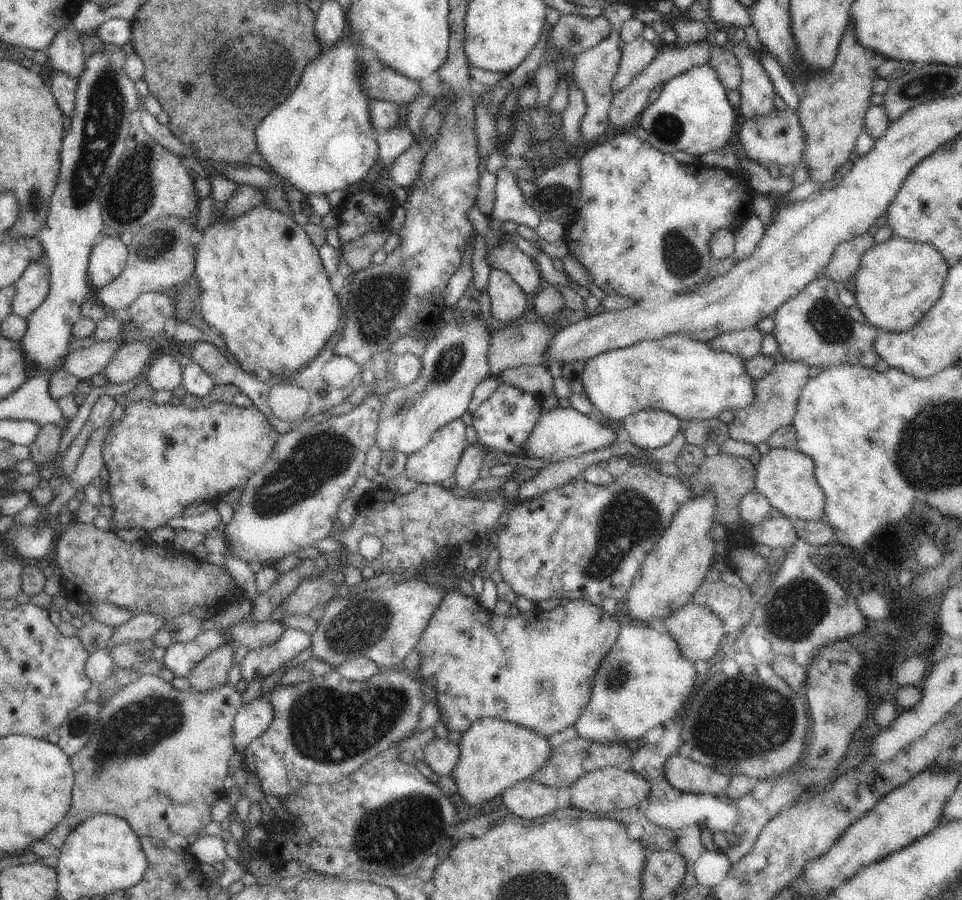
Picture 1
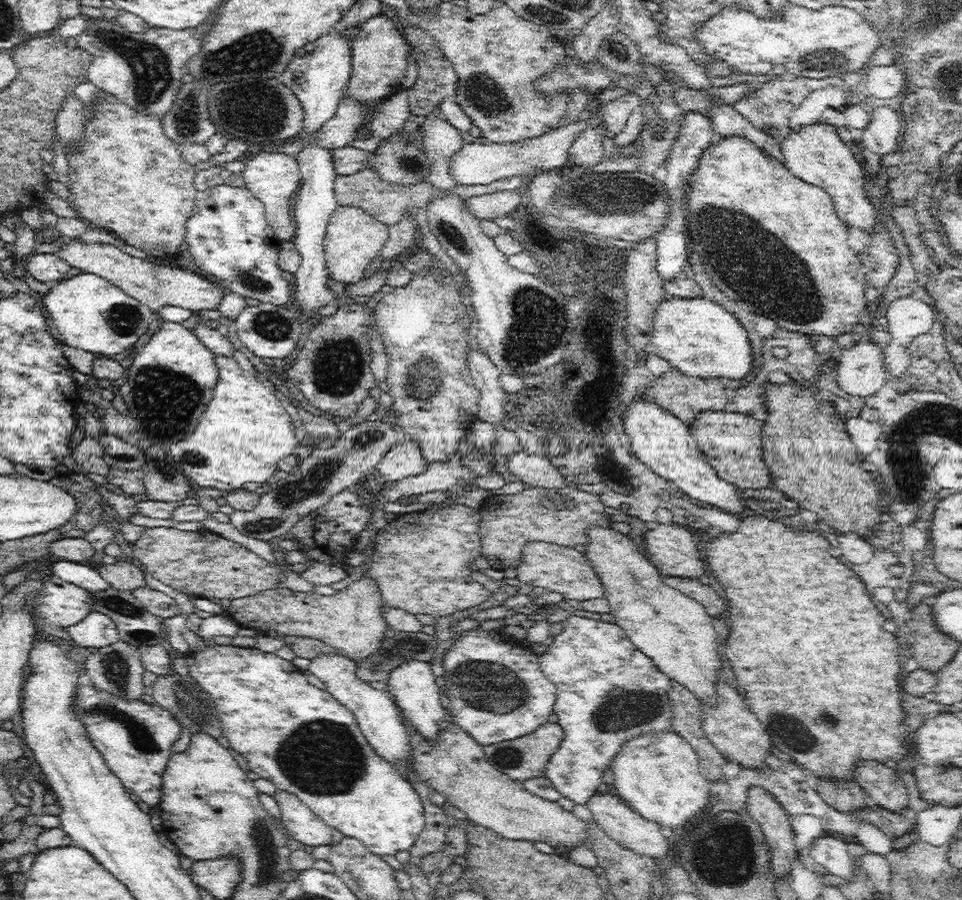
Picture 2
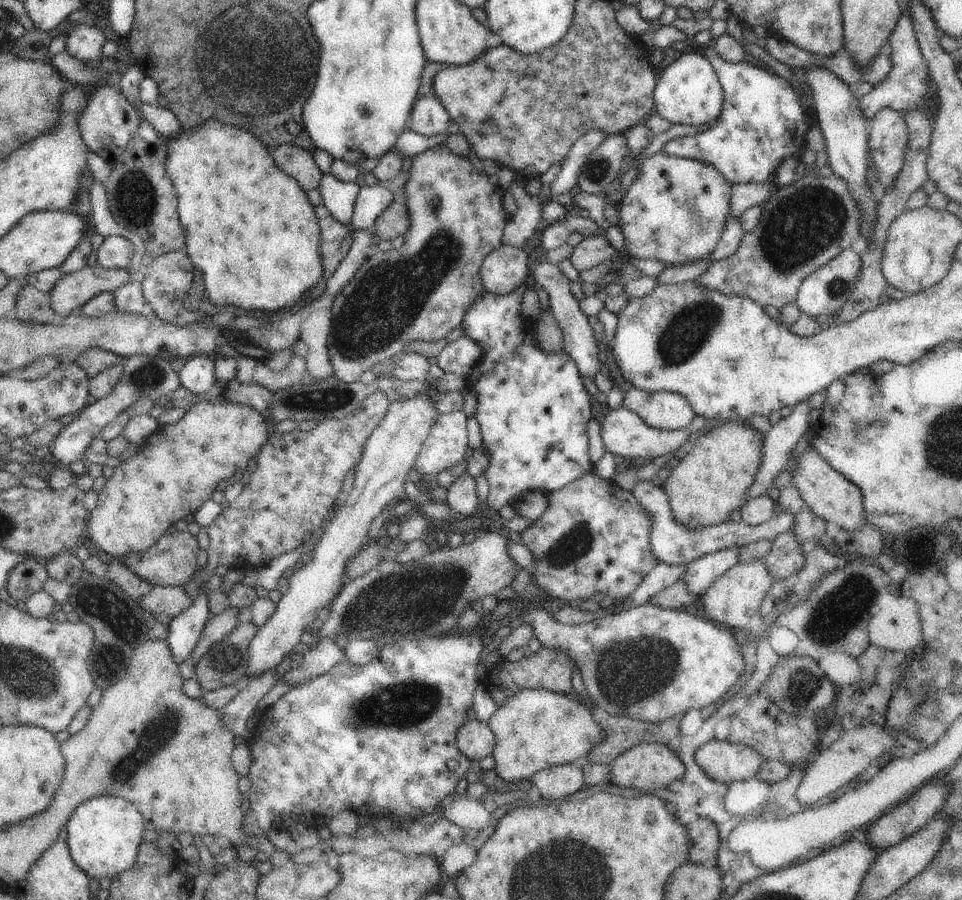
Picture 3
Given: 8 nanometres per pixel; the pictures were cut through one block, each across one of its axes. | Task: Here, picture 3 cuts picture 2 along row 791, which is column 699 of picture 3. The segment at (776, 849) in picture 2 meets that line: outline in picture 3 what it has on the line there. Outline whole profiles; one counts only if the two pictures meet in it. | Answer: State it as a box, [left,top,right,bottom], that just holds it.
[694,739,763,785]

